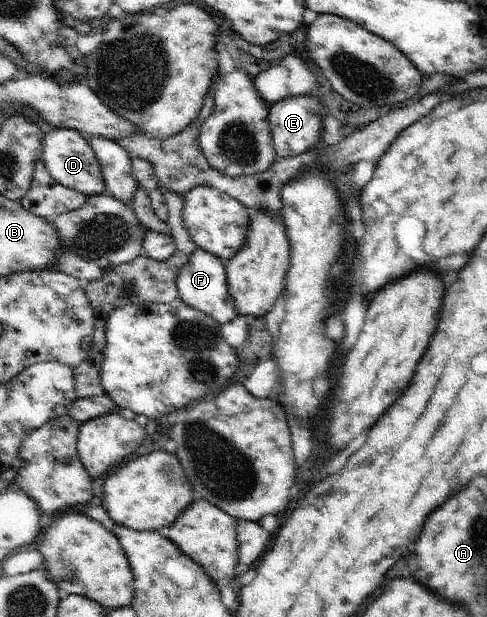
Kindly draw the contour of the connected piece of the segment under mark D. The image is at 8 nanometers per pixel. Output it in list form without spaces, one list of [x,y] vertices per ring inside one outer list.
[[[75,129],[53,130],[45,135],[42,144],[43,164],[59,184],[77,190],[85,196],[104,194],[105,180],[103,180],[103,172],[100,170],[100,162],[95,156],[95,151],[89,146],[89,142],[84,140],[80,132]]]

